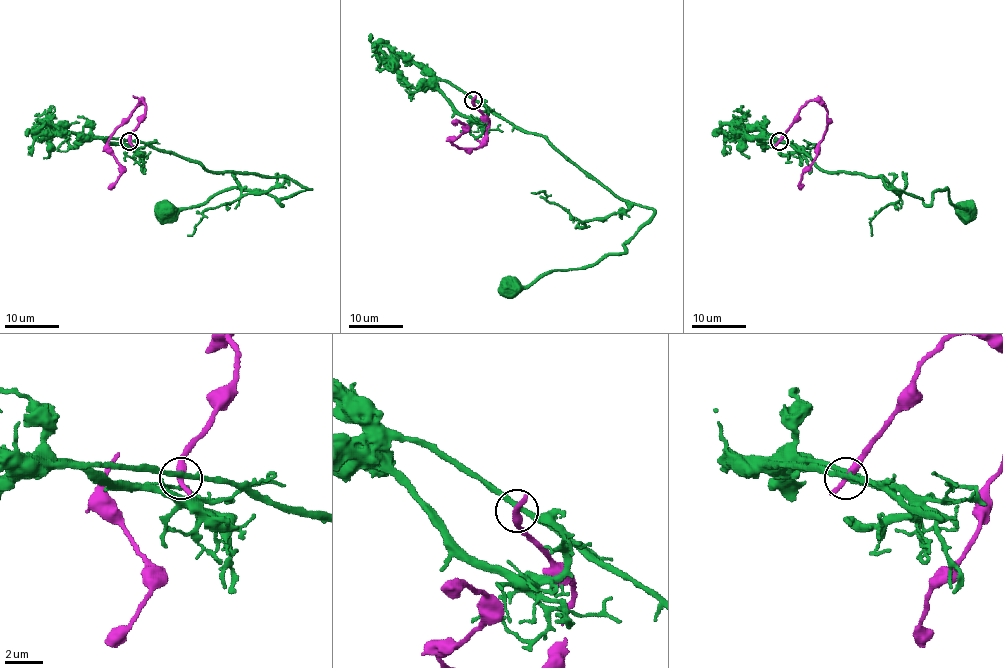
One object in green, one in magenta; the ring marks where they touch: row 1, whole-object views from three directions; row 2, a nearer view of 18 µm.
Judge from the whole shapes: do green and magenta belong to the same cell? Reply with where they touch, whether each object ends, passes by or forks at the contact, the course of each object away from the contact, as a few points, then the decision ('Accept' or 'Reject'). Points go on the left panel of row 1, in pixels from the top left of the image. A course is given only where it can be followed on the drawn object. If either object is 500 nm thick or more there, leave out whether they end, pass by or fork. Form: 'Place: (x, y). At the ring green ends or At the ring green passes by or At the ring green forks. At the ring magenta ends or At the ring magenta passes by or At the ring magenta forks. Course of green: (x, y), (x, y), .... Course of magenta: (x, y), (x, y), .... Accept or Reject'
Place: (129, 141). At the ring green passes by. At the ring magenta ends. Course of green: (129, 141), (209, 171), (279, 176), (310, 189), (285, 196), (281, 206), (260, 191), (226, 188), (167, 211). Course of magenta: (129, 141), (145, 109), (141, 100), (108, 142), (108, 150), (120, 167), (120, 177), (108, 188). Reject

